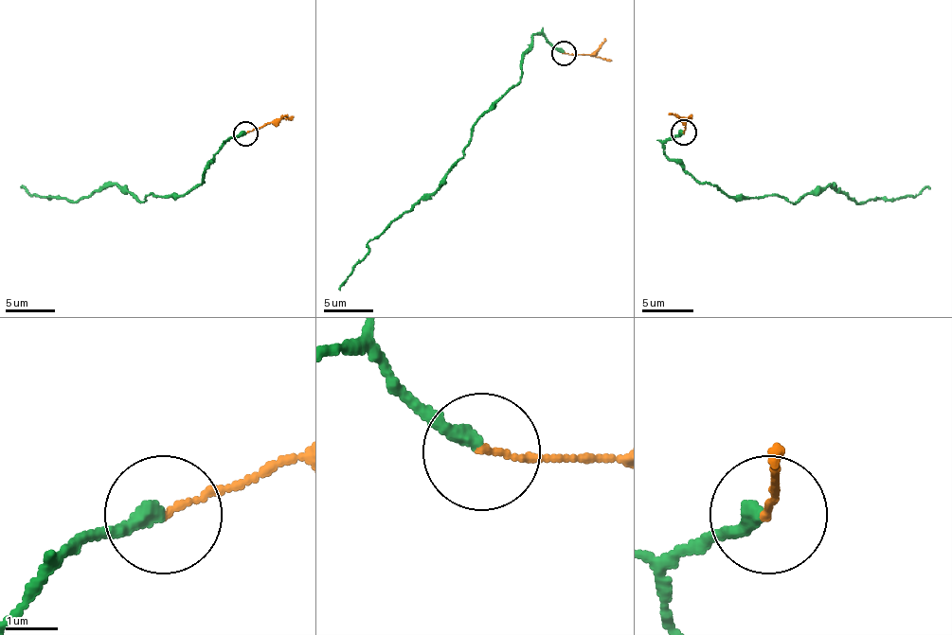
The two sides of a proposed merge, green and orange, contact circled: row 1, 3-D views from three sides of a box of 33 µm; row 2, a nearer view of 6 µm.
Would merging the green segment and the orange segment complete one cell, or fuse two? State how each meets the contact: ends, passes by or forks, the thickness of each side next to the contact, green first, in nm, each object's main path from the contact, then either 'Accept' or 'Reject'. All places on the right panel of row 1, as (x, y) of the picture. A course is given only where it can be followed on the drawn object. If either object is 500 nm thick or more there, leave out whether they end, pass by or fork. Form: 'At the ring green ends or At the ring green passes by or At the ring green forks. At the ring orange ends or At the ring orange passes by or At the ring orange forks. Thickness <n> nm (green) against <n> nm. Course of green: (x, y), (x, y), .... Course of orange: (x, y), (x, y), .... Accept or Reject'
At the ring green ends. At the ring orange ends. Thickness 300 nm (green) against 110 nm. Course of green: (683, 132), (665, 153), (732, 197), (796, 202), (835, 186), (857, 202), (929, 189). Course of orange: (683, 132), (686, 123), (668, 113). Reject

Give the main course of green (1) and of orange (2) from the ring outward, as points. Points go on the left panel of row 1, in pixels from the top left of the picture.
1: (245, 133), (182, 196), (139, 201), (102, 185), (75, 201), (21, 188)
2: (245, 133), (273, 124), (288, 114)

